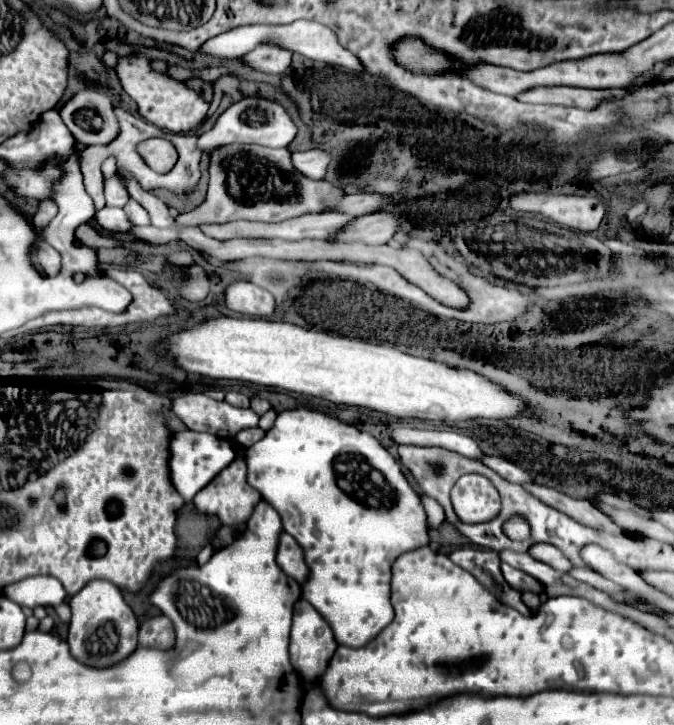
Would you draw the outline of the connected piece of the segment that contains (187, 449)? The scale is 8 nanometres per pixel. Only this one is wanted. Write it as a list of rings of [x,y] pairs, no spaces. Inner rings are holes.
[[[181,430],[173,432],[169,440],[169,476],[179,492],[179,496],[185,502],[191,502],[193,496],[207,486],[225,466],[229,466],[235,458],[235,446],[209,432],[193,432],[193,430]]]

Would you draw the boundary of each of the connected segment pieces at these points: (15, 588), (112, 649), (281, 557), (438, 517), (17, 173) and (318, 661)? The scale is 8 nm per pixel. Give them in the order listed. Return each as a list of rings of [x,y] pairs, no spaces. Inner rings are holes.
[[[37,576],[21,580],[17,584],[7,586],[3,594],[7,598],[13,598],[15,602],[19,602],[19,606],[25,608],[57,606],[67,598],[63,584],[53,576]]]
[[[91,580],[71,600],[71,624],[69,624],[69,648],[75,660],[93,668],[111,668],[137,650],[139,622],[129,604],[123,600],[121,590],[109,580]]]
[[[283,532],[281,540],[279,540],[279,550],[277,550],[277,564],[299,584],[303,584],[309,576],[309,566],[303,558],[303,548],[299,546],[299,542]]]
[[[421,496],[421,502],[423,502],[423,510],[427,514],[429,528],[439,528],[445,522],[445,510],[443,510],[443,506],[439,506],[439,502],[435,502],[429,496]]]
[[[51,160],[43,170],[11,170],[5,182],[19,196],[29,196],[35,200],[51,198],[51,182],[61,176],[59,164],[61,160]]]
[[[305,598],[297,600],[295,614],[293,614],[293,626],[291,626],[291,642],[289,642],[289,658],[291,658],[293,668],[303,678],[307,678],[307,680],[315,678],[317,680],[325,672],[335,648],[337,648],[337,642],[333,638],[329,624],[321,618],[321,614]]]

